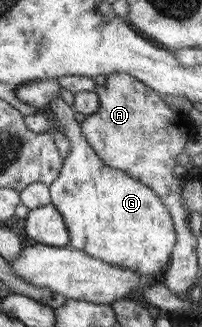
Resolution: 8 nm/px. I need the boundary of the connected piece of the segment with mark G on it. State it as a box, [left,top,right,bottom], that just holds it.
[24,96,177,276]

